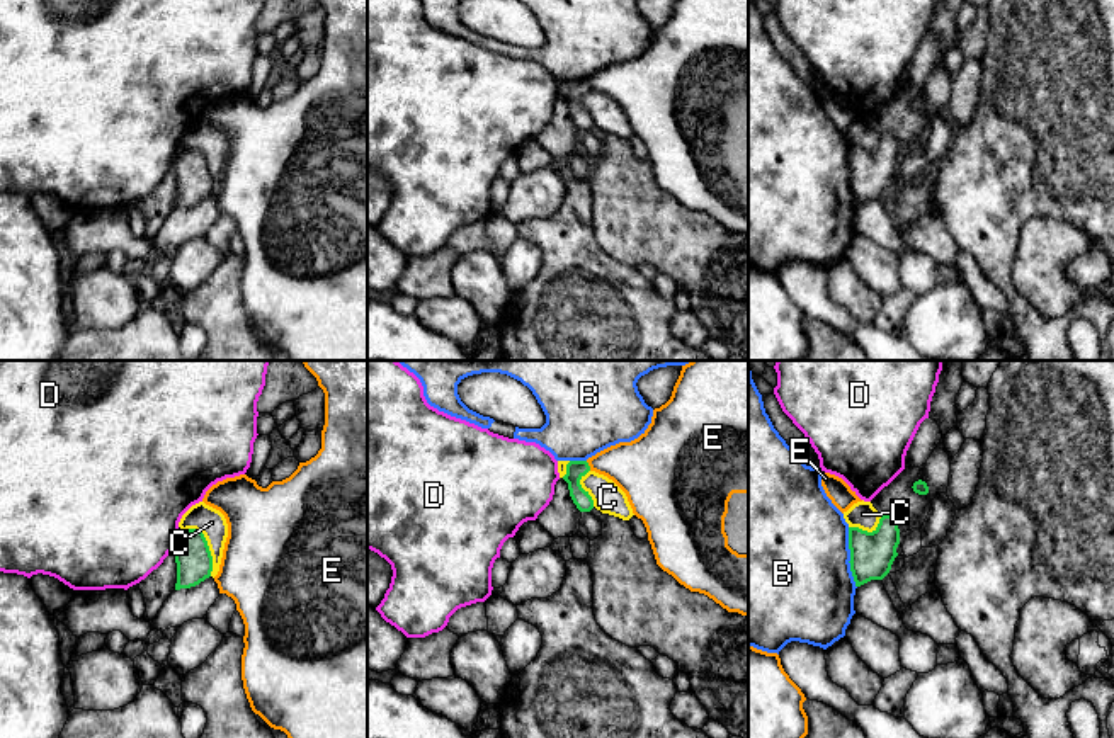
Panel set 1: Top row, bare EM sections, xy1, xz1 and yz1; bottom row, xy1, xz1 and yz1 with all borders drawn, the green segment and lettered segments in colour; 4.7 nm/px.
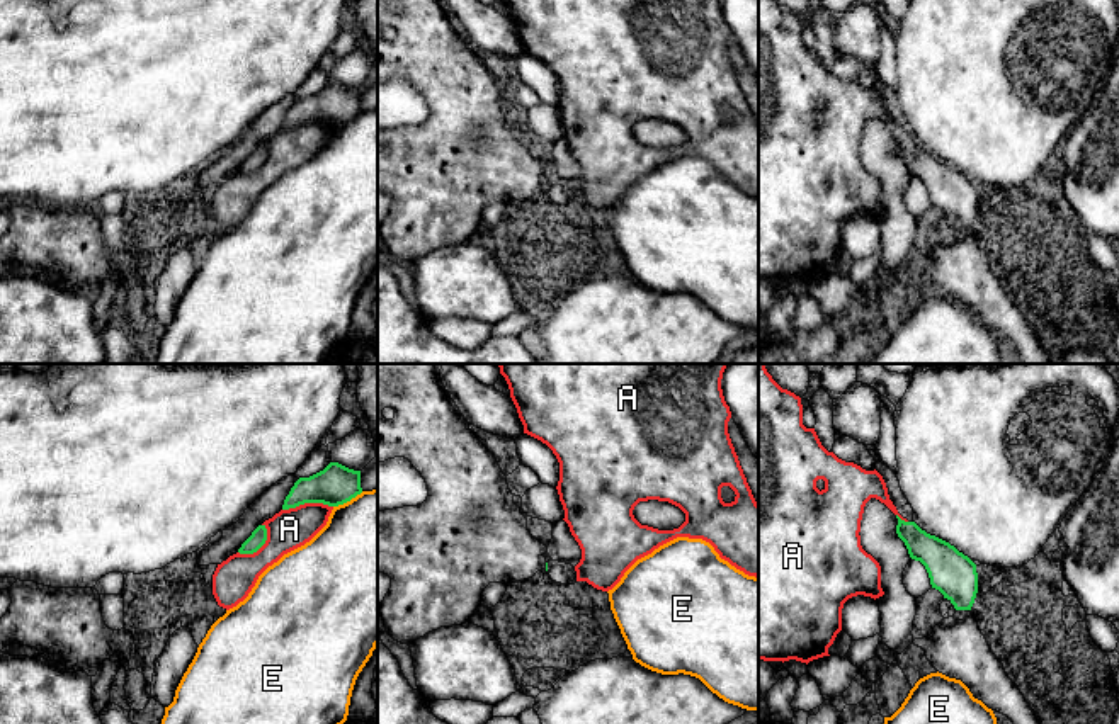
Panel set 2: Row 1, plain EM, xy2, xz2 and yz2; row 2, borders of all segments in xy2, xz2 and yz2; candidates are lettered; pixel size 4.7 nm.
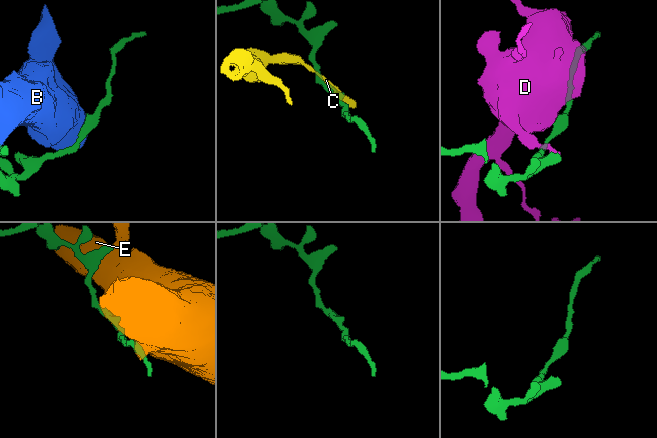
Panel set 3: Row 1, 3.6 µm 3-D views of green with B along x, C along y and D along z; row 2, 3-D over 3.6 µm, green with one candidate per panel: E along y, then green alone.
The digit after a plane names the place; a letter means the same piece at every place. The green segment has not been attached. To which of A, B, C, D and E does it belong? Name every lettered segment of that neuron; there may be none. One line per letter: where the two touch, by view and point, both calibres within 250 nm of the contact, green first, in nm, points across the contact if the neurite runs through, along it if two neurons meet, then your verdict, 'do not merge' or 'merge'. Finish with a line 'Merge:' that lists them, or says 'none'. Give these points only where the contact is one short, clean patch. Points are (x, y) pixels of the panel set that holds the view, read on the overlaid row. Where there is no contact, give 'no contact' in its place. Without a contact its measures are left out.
A: meets green in xy2 at (306, 502); 190 nm thick on the green side, 190 nm on the other; do not merge
B: meets green in yz1 at (851, 558); 200 nm thick on the green side, 480 nm on the other; do not merge
C: meets green in xy1 at (206, 544); 180 nm thick on the green side, 140 nm on the other; border along xy1 (182, 529), (198, 529), (203, 534), (211, 556), (211, 575); do not merge
D: meets green in xy1 at (174, 543); 180 nm thick on the green side, 480 nm on the other; do not merge
E: meets green in xy2 at (347, 500); 190 nm thick on the green side, 480 nm on the other; do not merge
Merge: none

